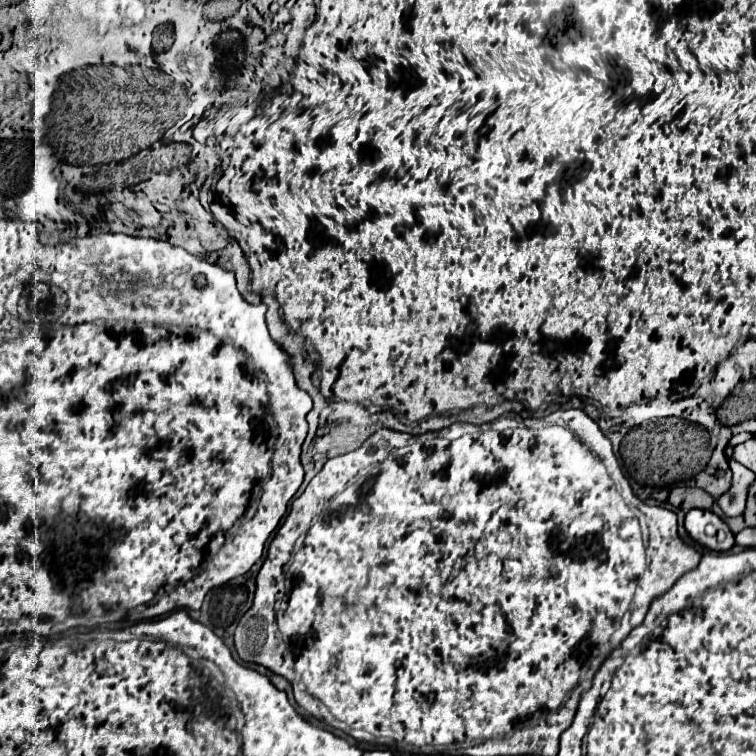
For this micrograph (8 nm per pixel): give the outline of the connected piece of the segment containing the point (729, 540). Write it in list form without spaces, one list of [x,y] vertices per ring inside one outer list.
[[[691,509],[691,511],[685,515],[685,529],[687,529],[687,533],[689,533],[697,543],[701,543],[701,545],[705,545],[705,547],[709,547],[709,549],[713,549],[713,551],[727,551],[727,549],[731,549],[731,547],[735,545],[733,535],[727,535],[727,537],[719,543],[715,537],[711,537],[711,535],[707,533],[707,527],[709,527],[709,525],[717,525],[717,523],[723,523],[723,521],[721,521],[719,517],[715,517],[715,515],[713,515],[713,521],[709,521],[707,517],[709,517],[707,511],[703,511],[703,509]]]

